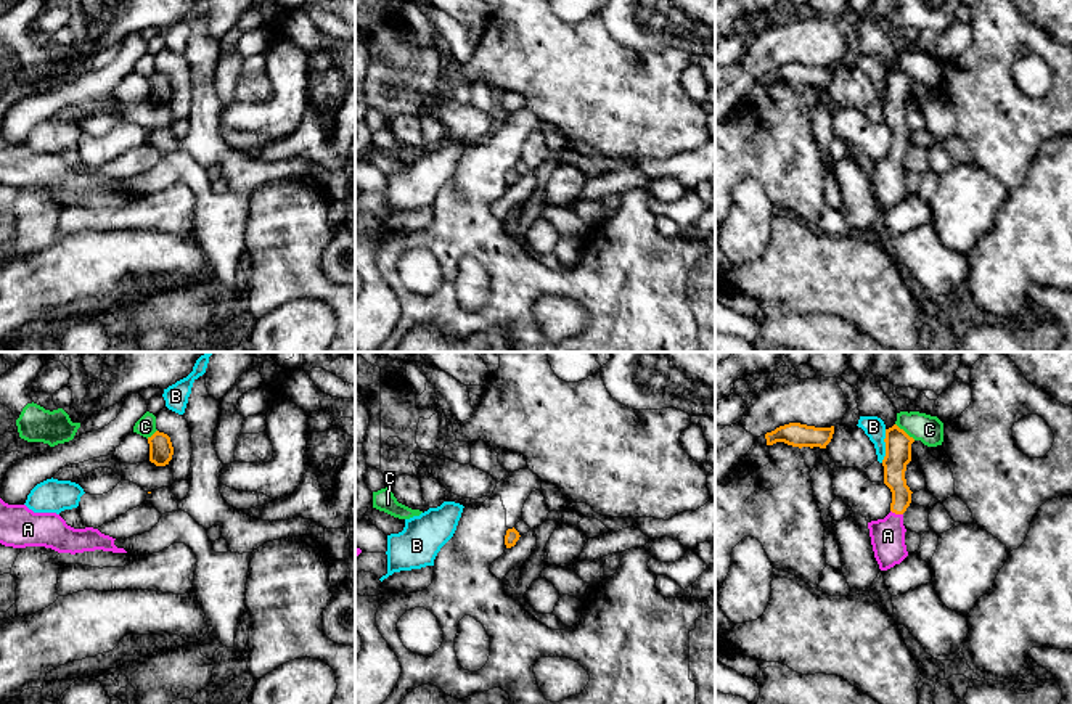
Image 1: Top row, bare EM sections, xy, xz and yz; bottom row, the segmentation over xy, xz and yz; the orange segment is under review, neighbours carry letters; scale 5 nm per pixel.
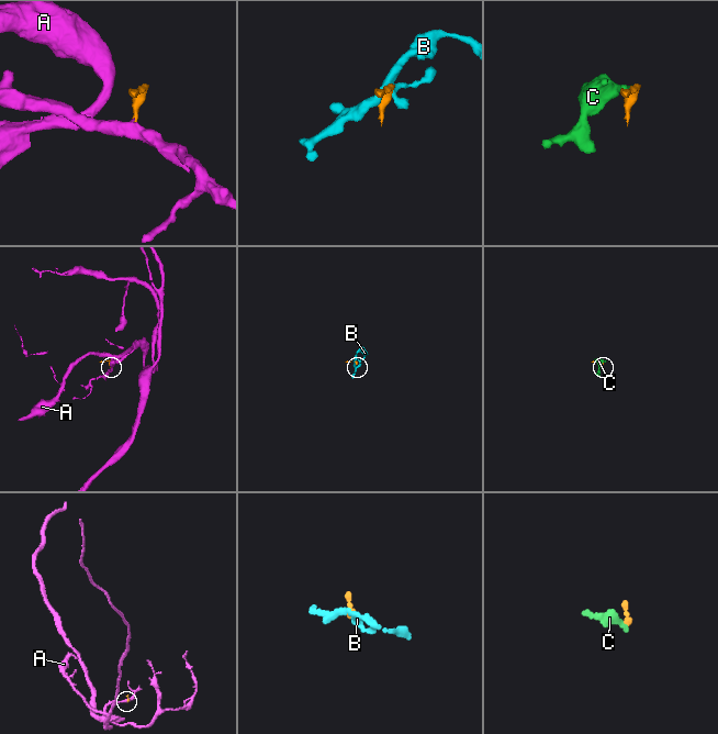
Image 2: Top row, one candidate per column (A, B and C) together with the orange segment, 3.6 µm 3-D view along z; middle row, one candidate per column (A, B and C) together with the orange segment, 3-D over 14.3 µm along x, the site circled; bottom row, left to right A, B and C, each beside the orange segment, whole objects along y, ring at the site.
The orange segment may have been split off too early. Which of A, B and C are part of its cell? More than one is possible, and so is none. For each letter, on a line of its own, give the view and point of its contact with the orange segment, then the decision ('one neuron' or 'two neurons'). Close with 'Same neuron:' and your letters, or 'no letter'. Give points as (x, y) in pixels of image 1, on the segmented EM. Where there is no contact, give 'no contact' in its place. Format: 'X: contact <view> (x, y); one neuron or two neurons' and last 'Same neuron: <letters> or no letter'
A: contact yz (897, 513); one neuron
B: contact yz (886, 446); two neurons
C: contact yz (904, 431); two neurons
Same neuron: A

